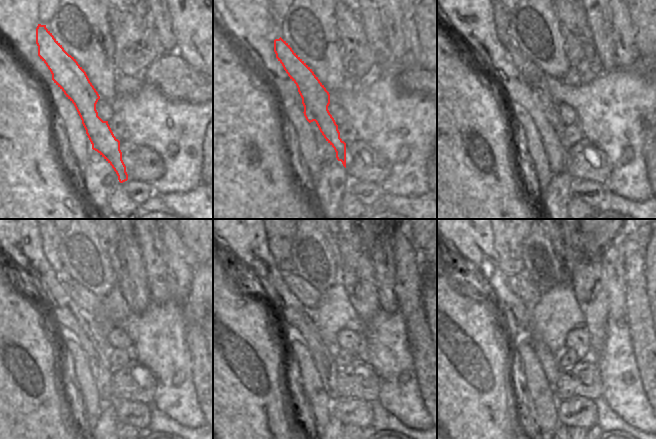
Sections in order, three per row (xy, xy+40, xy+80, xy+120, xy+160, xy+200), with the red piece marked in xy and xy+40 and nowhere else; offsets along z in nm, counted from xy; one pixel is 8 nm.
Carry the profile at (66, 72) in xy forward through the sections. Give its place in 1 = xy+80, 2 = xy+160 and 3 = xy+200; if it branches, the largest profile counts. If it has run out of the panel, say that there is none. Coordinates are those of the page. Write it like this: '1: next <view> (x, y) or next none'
1: next xy+80 (532, 74)
2: next xy+160 (307, 295)
3: next xy+200 (519, 284)

